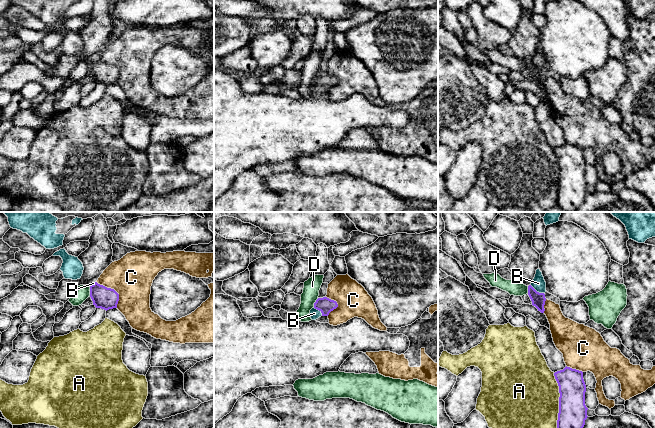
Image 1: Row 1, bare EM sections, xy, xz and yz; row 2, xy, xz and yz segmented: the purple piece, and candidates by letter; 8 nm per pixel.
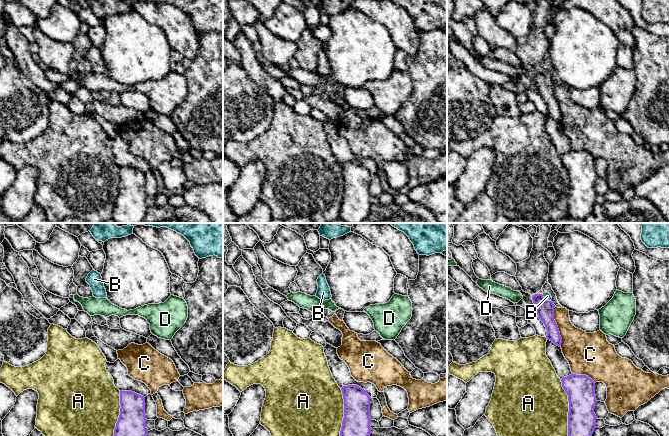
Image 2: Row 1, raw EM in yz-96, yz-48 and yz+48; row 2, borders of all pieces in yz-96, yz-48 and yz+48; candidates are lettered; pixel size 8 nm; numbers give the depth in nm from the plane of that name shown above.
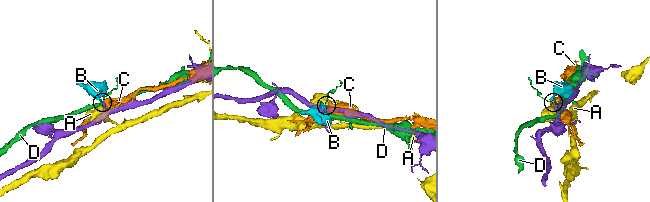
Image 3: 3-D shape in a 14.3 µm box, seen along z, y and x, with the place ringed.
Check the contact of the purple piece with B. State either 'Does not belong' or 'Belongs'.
Belongs

